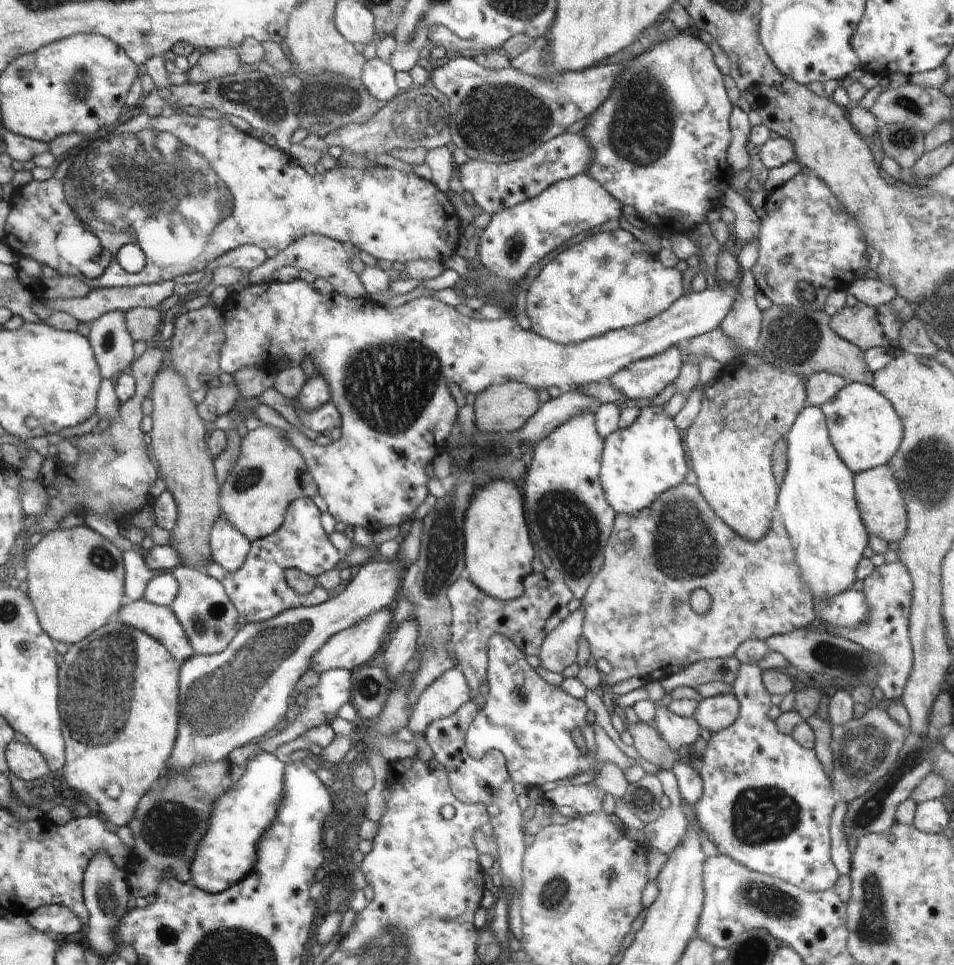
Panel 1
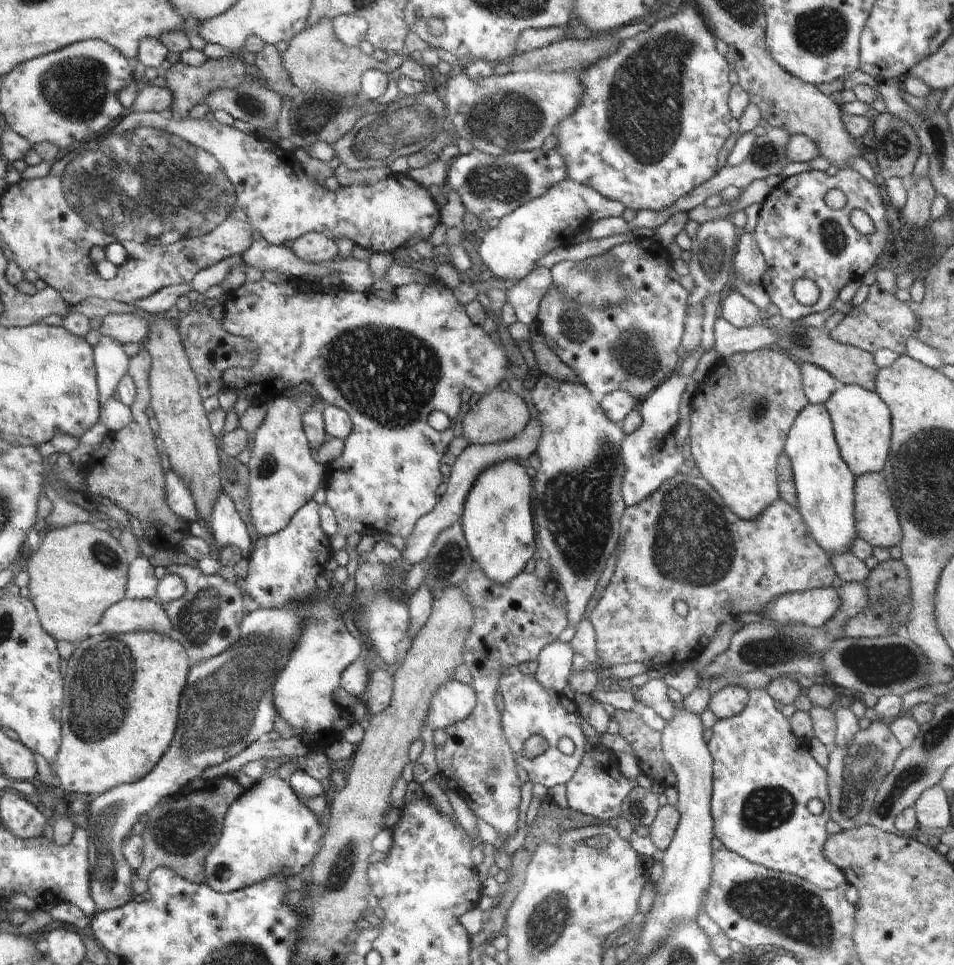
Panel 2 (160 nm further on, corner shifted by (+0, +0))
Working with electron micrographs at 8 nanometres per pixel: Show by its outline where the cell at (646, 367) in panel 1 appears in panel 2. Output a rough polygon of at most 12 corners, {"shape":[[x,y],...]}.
{"shape":[[634,238],[628,302],[596,312],[550,288],[539,330],[600,399],[637,401],[678,364],[688,292],[668,248]]}

